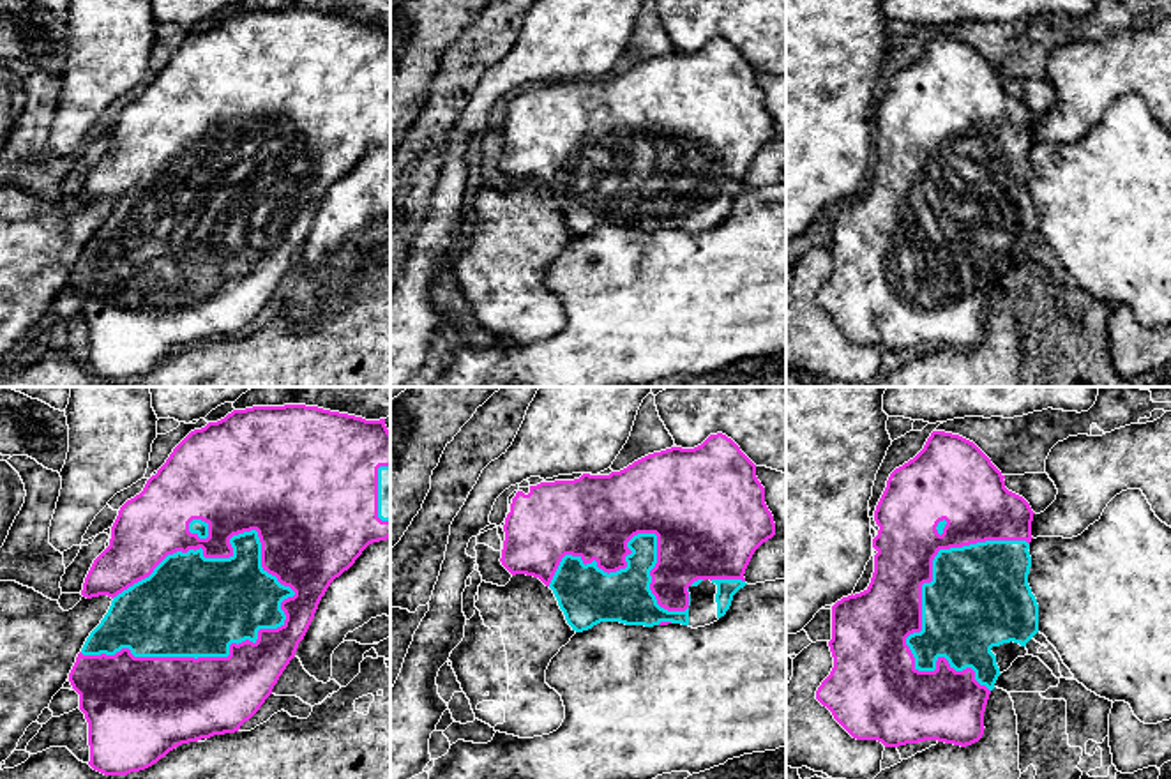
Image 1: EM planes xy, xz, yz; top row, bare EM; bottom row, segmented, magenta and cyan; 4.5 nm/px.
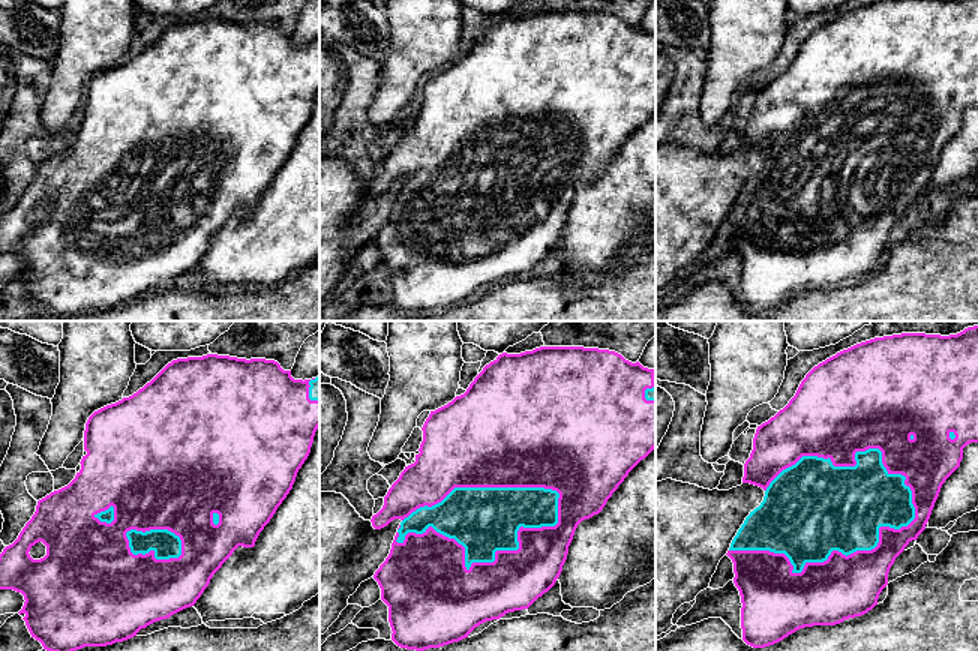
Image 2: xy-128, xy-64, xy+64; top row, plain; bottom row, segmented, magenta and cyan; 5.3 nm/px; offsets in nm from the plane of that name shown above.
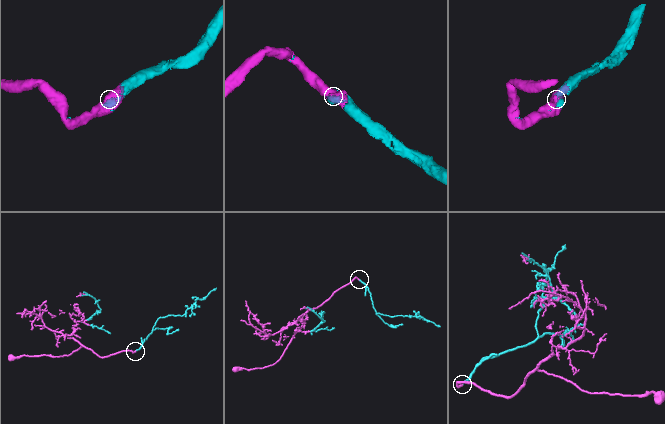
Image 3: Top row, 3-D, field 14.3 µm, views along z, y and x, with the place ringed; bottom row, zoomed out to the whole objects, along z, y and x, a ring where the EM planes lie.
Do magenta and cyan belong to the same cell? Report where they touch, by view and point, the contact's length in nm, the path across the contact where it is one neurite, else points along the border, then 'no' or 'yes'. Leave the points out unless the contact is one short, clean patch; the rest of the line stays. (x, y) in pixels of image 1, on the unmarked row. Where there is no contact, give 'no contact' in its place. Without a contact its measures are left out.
xy (203, 262) | 1000 nm | yes

